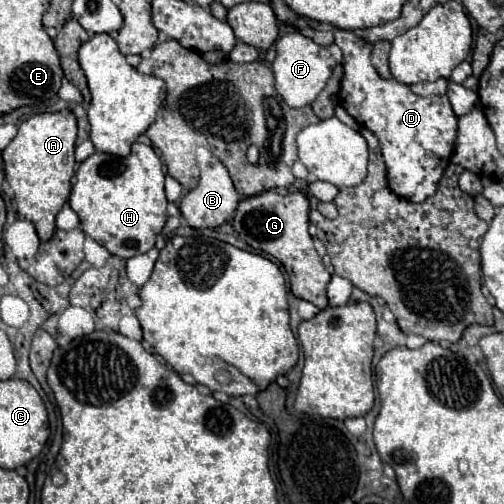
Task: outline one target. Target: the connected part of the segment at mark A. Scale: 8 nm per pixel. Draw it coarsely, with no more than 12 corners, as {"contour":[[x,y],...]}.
{"contour":[[40,113],[4,149],[18,217],[50,241],[74,175],[74,113]]}

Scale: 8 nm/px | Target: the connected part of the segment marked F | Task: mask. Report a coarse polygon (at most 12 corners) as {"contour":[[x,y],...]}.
{"contour":[[298,31],[276,41],[276,91],[312,103],[342,61],[336,45]]}

